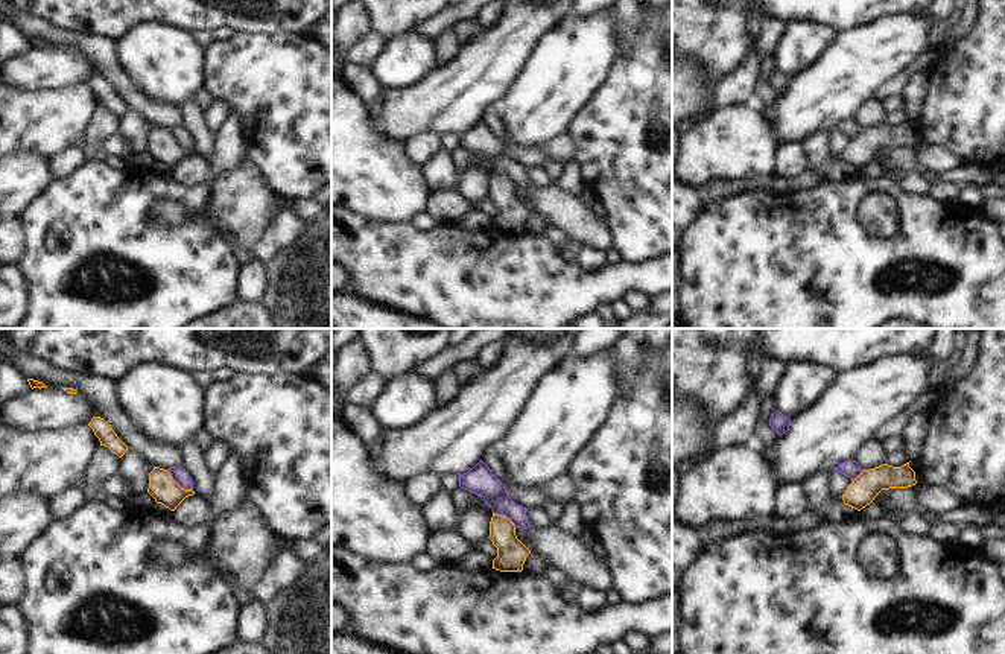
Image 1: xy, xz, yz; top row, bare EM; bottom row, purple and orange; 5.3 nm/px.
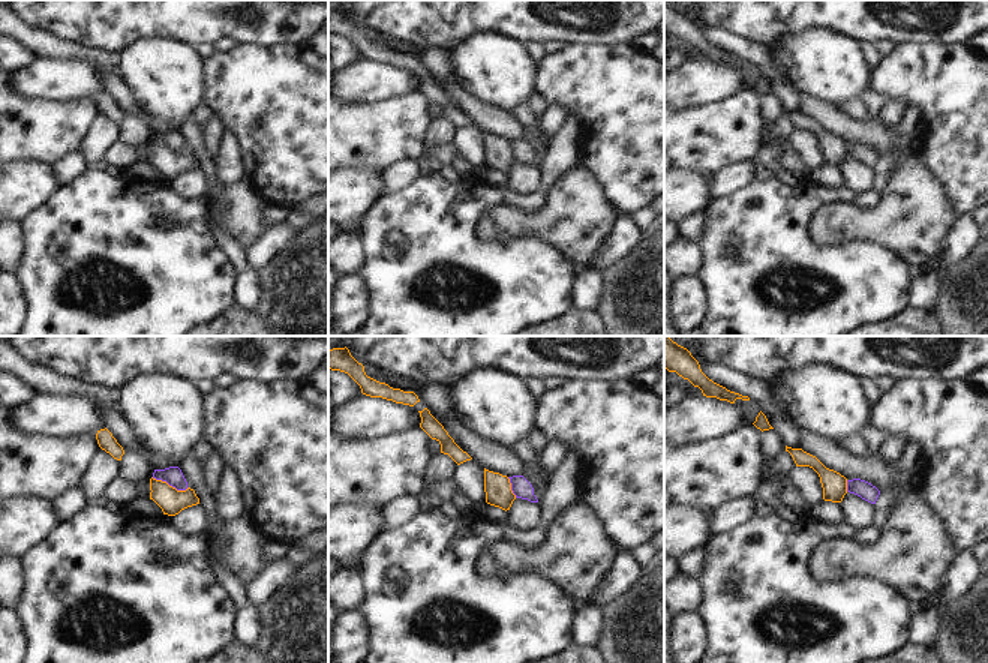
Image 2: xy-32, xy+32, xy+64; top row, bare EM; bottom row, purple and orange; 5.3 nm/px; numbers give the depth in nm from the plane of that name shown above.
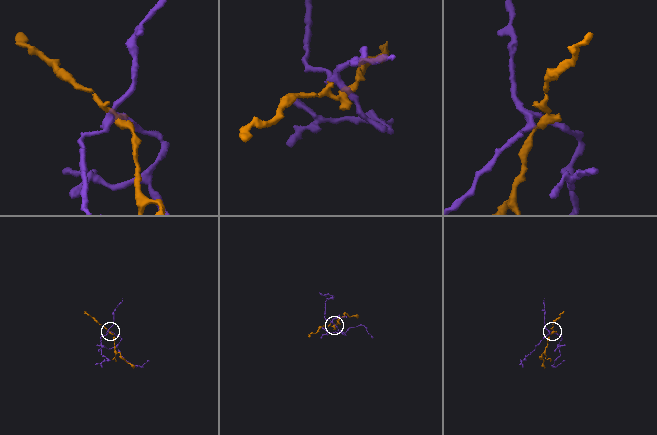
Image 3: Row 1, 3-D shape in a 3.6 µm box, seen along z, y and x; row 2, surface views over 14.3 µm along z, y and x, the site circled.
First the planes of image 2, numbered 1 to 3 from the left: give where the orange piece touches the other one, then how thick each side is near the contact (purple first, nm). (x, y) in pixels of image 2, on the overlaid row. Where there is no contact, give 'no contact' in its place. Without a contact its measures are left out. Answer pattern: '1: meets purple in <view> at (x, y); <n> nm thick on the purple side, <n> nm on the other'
1: meets purple in xy-32 at (170, 485); 100 nm thick on the purple side, 140 nm on the other
2: meets purple in xy+32 at (511, 488); 100 nm thick on the purple side, 140 nm on the other
3: meets purple in xy+64 at (847, 486); 90 nm thick on the purple side, 130 nm on the other

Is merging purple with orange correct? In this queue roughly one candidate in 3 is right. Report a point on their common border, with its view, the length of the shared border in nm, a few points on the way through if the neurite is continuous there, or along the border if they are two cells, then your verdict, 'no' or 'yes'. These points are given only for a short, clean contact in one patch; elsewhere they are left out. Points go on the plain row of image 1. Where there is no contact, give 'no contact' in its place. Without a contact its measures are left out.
meets purple in xy at (178, 143); contact 180 nm long; border along xy (166, 130), (181, 146), (192, 151); no

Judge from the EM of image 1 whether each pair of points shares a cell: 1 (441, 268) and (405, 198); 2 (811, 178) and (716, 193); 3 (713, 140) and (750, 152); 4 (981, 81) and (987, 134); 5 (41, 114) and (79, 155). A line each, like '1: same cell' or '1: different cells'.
1: different cells
2: same cell
3: same cell
4: same cell
5: different cells

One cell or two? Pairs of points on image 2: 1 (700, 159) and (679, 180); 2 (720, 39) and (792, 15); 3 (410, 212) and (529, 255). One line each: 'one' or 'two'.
1: two
2: two
3: one

